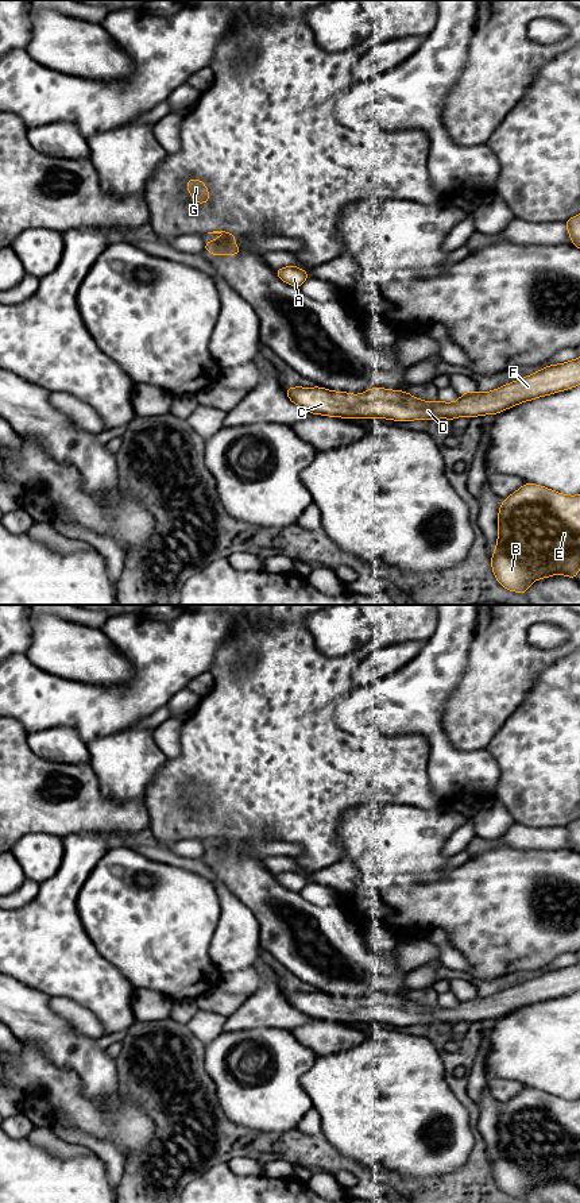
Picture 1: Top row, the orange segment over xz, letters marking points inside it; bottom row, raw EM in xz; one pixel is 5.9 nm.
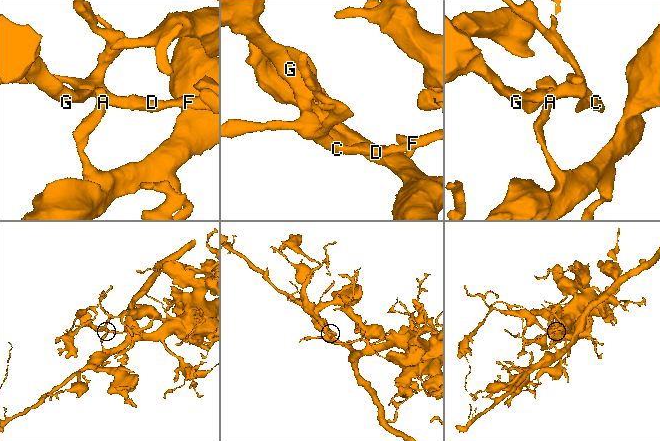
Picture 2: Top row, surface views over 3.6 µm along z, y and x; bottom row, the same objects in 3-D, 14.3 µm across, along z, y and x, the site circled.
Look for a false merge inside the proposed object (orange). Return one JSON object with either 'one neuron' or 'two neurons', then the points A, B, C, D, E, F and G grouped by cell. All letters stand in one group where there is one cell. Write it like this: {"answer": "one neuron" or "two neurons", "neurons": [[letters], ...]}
{"answer": "one neuron", "neurons": [["A", "B", "C", "D", "E", "F", "G"]]}

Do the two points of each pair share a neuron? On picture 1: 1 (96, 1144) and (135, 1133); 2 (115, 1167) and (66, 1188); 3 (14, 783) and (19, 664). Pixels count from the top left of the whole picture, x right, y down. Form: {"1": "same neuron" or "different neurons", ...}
{"1": "different neurons", "2": "different neurons", "3": "different neurons"}

